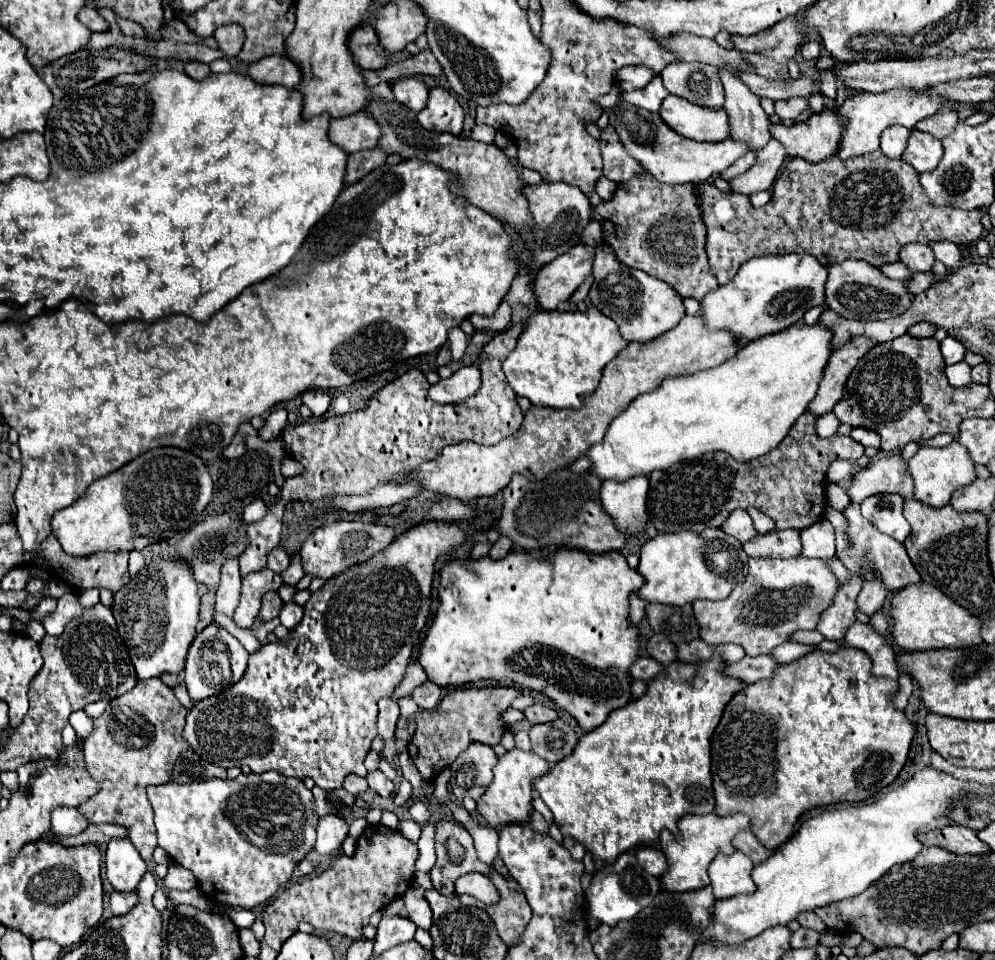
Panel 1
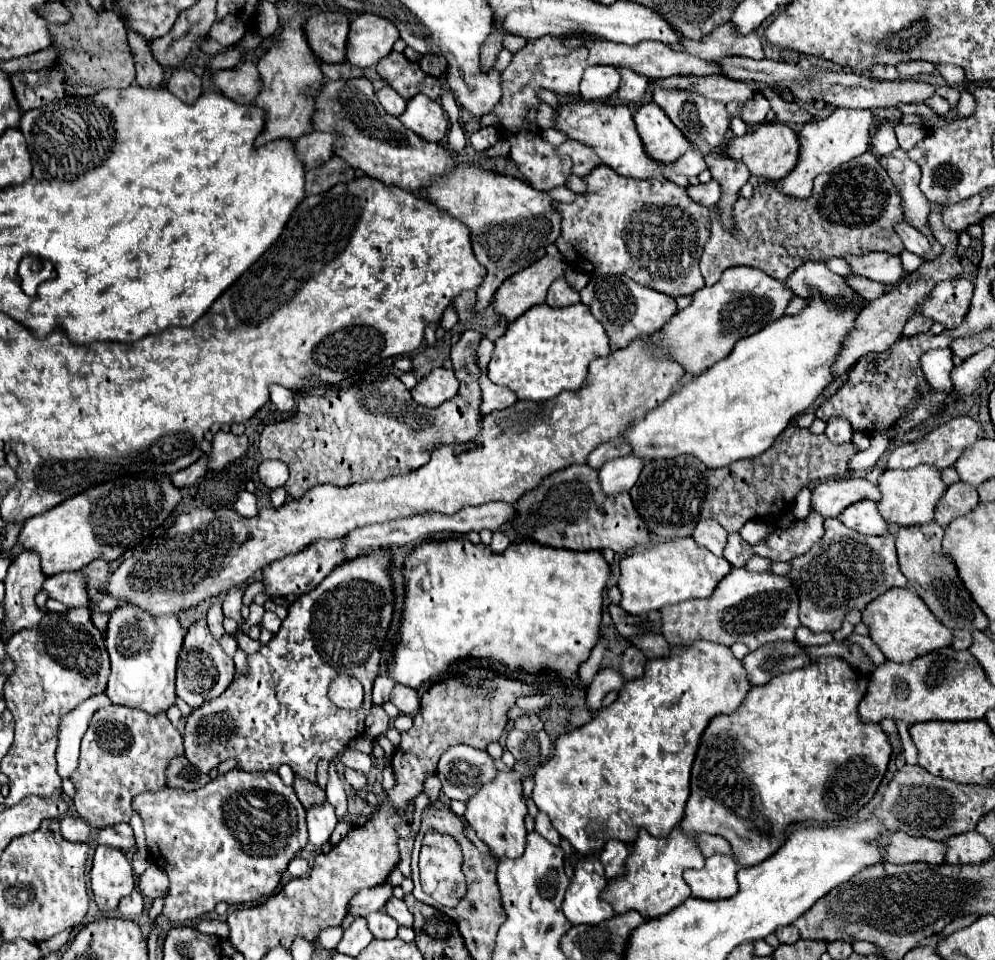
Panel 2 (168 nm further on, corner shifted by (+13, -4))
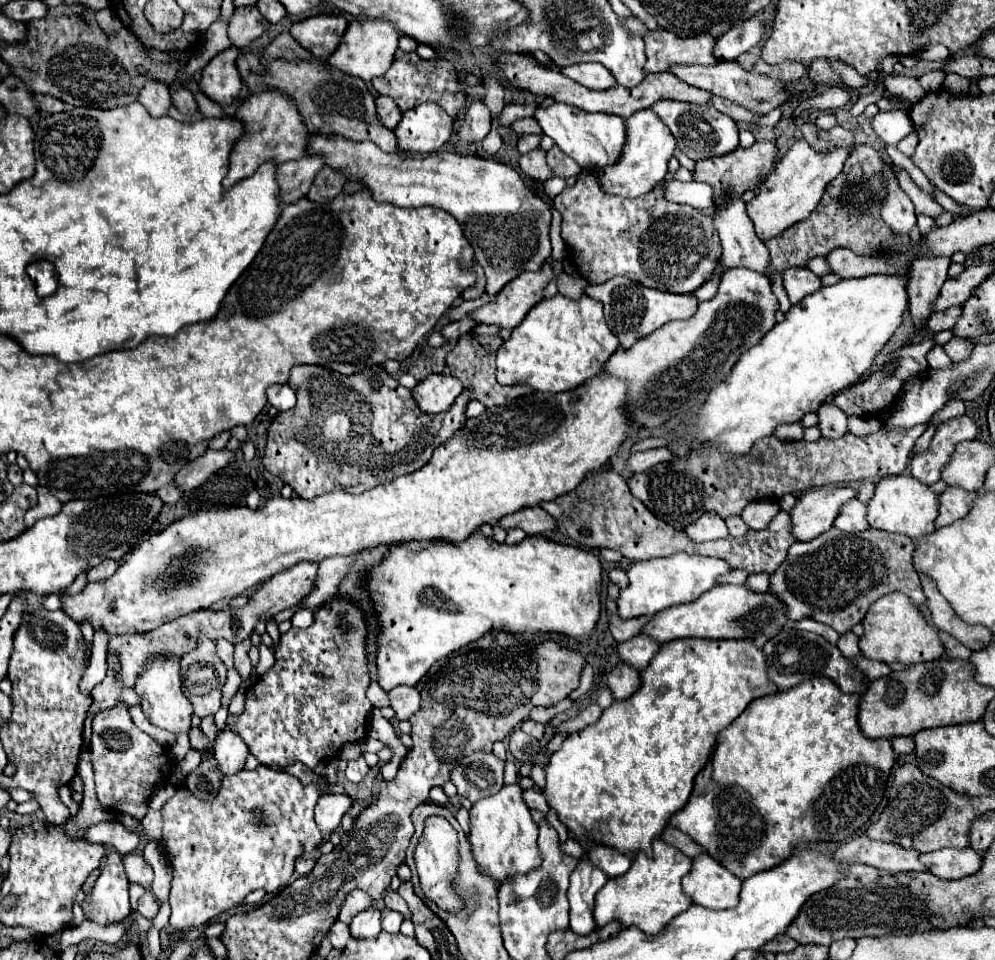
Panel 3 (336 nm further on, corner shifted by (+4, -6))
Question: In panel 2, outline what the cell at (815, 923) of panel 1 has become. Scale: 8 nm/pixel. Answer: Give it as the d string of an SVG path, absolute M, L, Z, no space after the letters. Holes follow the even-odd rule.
M787 925L787 927L783 927L783 929L777 929L775 931L775 935L777 935L777 939L781 941L781 943L795 943L797 939L799 939L799 929L795 929L793 925Z

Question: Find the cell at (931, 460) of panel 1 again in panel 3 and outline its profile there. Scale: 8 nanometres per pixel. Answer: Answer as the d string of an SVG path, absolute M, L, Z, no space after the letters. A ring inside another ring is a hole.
M896 475L878 481L874 495L868 501L868 525L872 529L902 533L908 535L910 539L920 539L932 533L936 515L938 515L938 495L912 475Z

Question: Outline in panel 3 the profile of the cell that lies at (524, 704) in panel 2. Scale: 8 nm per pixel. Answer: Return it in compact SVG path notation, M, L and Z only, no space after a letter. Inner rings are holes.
M586 663L580 676L580 685L577 689L570 693L570 697L572 697L572 699L578 699L578 697L584 695L591 688L593 683L593 677L593 669L588 663Z

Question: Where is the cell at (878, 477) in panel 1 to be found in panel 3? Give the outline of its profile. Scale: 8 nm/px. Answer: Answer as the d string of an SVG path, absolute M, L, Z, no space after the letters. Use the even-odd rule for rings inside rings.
M818 487L802 493L790 511L792 537L810 541L828 531L838 515L838 509L848 499L856 497L852 487Z

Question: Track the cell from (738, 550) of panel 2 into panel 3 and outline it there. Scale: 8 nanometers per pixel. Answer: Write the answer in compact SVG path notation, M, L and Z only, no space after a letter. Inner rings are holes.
M732 515L730 519L726 519L726 527L728 527L730 537L742 537L742 535L746 535L746 533L748 533L746 523L744 523L738 515Z

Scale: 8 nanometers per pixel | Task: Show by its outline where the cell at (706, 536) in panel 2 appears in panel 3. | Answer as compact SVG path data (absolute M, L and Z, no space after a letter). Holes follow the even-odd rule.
M704 513L700 515L700 519L696 519L696 523L690 523L686 529L686 535L696 541L716 541L720 537L728 537L728 529L724 519L720 519L716 513Z

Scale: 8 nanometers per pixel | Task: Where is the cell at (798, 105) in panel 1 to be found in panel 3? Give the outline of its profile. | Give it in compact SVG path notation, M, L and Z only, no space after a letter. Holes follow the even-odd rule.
M714 97L714 99L712 99L712 107L716 107L720 113L724 113L724 115L728 115L728 117L732 117L734 121L740 121L740 123L754 123L754 121L760 117L760 115L750 113L750 111L746 111L744 107L736 105L736 103L728 101L728 99L722 99L722 97Z

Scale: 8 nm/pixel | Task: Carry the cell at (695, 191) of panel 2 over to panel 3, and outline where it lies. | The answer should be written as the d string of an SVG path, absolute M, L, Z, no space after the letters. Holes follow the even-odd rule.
M664 181L664 195L668 201L692 205L704 213L714 213L712 187L706 183L682 183L682 181Z

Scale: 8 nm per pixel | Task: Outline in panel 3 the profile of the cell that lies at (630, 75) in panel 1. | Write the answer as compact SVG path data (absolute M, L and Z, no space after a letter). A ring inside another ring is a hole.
M578 63L578 65L570 65L560 69L566 77L574 79L576 83L582 83L588 89L596 89L596 91L604 91L616 85L616 79L612 77L612 73L602 67L600 63Z

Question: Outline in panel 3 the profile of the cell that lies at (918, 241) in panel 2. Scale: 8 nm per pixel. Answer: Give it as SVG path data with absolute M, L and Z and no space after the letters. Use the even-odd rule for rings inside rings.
M884 163L884 179L888 179L888 195L882 203L882 219L896 231L898 235L908 235L910 229L916 225L916 211L910 197L900 189L896 175L892 173L892 165Z

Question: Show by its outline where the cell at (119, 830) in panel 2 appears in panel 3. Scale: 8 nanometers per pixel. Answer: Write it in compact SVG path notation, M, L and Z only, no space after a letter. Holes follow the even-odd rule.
M148 810L148 813L144 815L142 819L142 827L144 827L144 833L142 837L148 841L148 839L160 839L162 837L162 825L163 816L161 811Z

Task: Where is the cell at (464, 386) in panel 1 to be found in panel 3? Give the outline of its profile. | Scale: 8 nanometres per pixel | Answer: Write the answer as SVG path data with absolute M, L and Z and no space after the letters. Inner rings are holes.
M430 375L412 389L422 413L444 413L450 409L454 399L462 393L462 383L452 375Z

